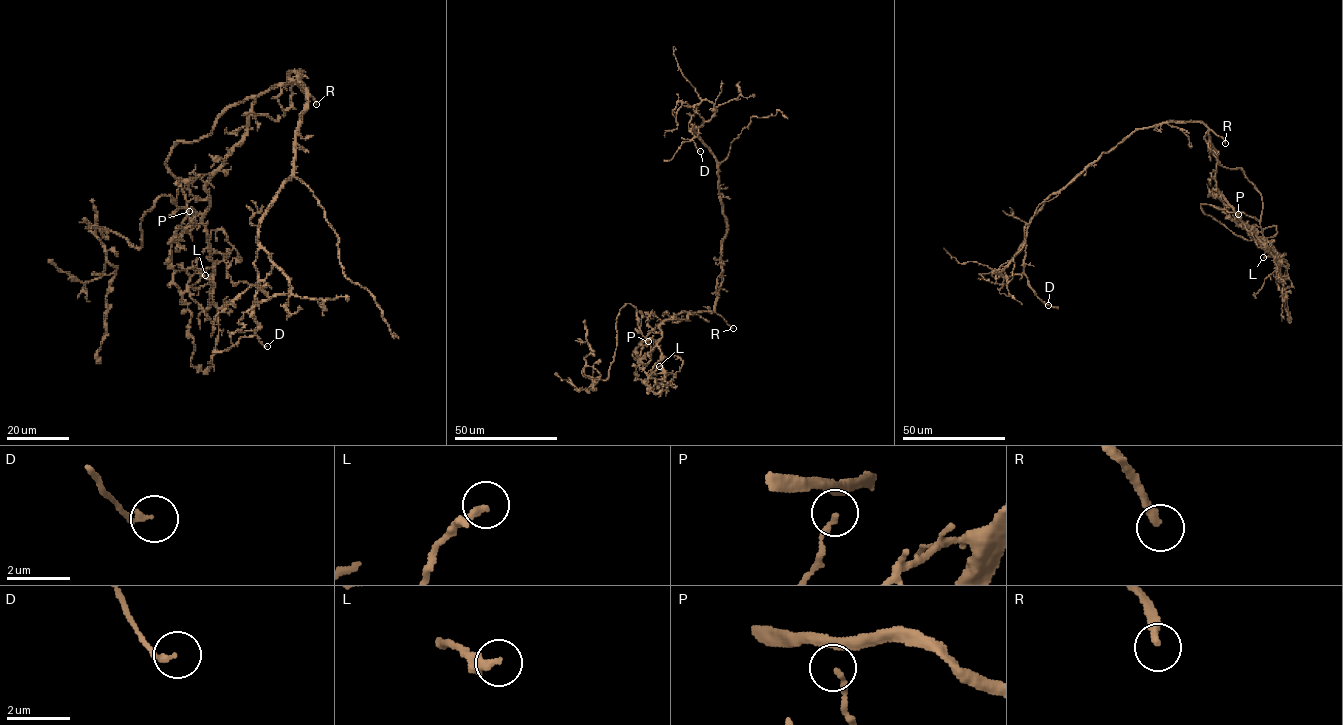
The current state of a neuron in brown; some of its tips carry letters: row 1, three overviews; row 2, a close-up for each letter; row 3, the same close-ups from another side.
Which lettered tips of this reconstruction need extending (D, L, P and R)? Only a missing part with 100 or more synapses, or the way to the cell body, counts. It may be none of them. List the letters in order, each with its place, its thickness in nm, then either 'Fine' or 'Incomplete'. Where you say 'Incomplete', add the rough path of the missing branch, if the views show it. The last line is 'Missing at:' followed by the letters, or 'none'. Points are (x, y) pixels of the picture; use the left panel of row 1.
D: Place: (267, 346). Thickness 180 nm. Fine
L: Place: (205, 275). Thickness 240 nm. Fine
P: Place: (189, 211). Thickness 160 nm. Fine
R: Place: (316, 104). Thickness 260 nm. Incomplete. Course of what is missing: (316, 104), (357, 127), (355, 89), (365, 88), (364, 77), (360, 80), (341, 47)
Missing at: R

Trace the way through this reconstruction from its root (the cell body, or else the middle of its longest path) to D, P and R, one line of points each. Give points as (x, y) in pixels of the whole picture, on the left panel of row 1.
D: (268, 91), (300, 71), (306, 109), (293, 174), (258, 232), (253, 319), (267, 346)
P: (268, 91), (255, 98), (246, 136), (206, 183), (209, 208), (204, 218), (177, 238), (175, 233), (189, 211)
R: (268, 91), (281, 85), (295, 83), (316, 104)

